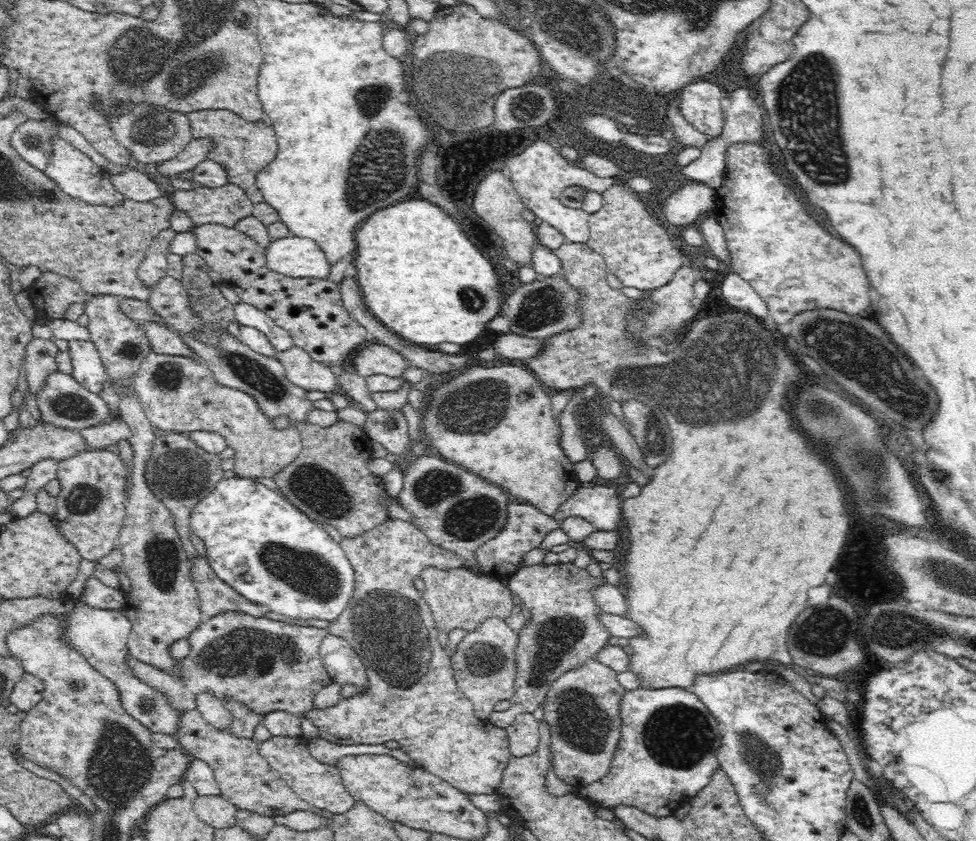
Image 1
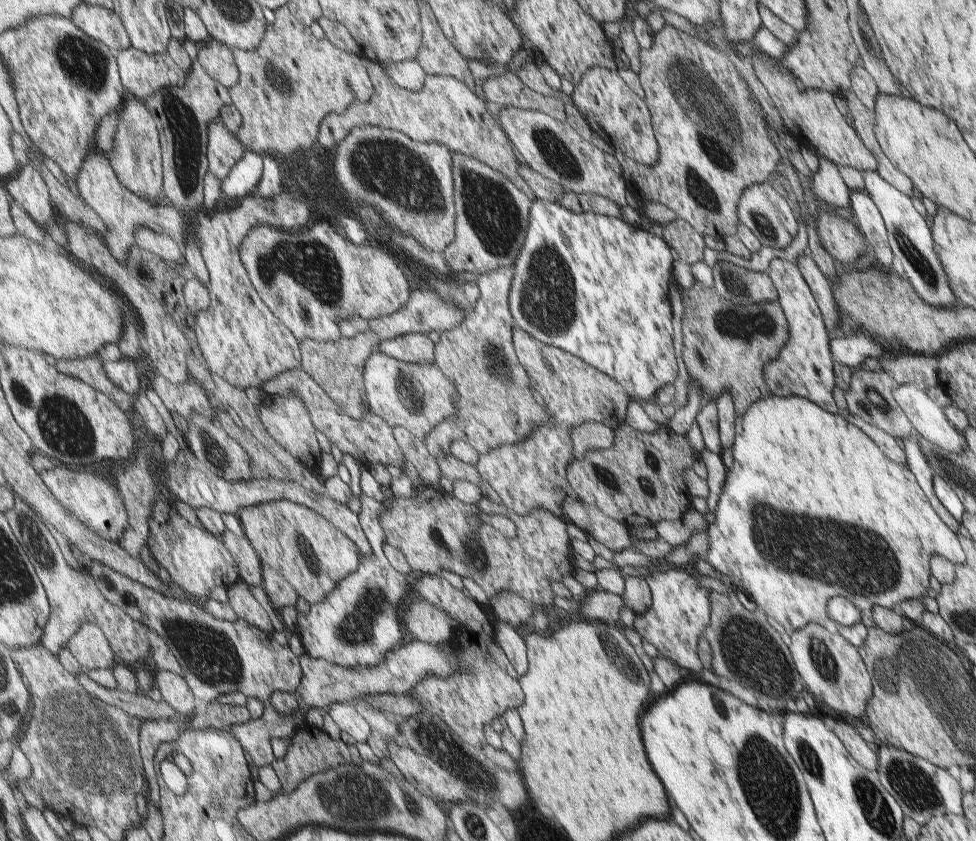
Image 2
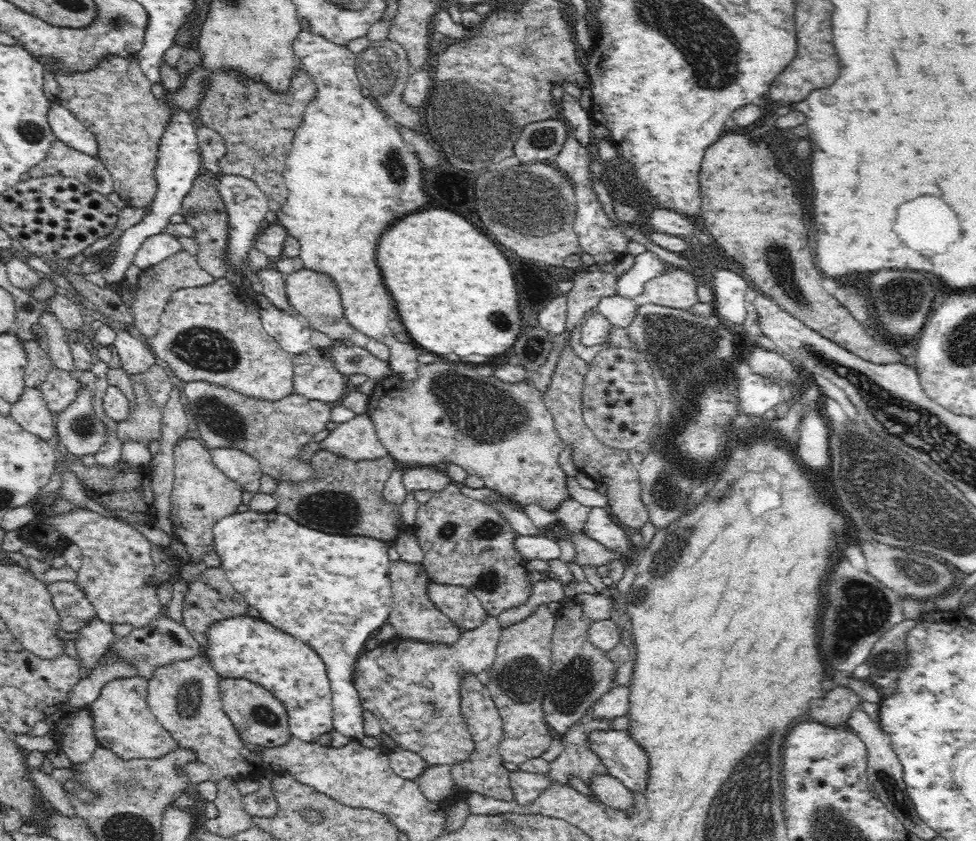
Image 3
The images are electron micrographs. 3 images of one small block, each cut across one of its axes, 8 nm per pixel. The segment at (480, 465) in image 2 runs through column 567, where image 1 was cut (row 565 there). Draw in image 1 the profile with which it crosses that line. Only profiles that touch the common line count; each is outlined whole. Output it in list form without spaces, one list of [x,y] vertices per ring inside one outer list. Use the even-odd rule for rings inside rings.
[[[510,502],[505,530],[502,530],[496,539],[486,542],[485,546],[477,553],[479,564],[485,570],[484,574],[500,579],[512,576],[523,564],[524,556],[538,549],[544,538],[557,529],[561,529],[558,521],[543,514],[538,508],[526,503]],[[391,519],[384,525],[377,527],[376,529],[366,532],[361,536],[355,538],[344,539],[340,545],[346,554],[346,557],[350,560],[352,567],[355,571],[355,589],[353,597],[346,607],[346,610],[338,616],[337,620],[331,624],[328,628],[328,632],[333,636],[339,638],[345,638],[356,652],[360,654],[360,658],[364,665],[366,665],[367,678],[370,678],[370,684],[367,685],[366,690],[360,690],[360,696],[354,697],[349,701],[343,701],[341,699],[334,708],[308,709],[304,714],[304,717],[312,718],[319,729],[319,736],[324,740],[333,742],[334,744],[352,745],[352,744],[388,744],[388,742],[396,742],[400,748],[416,761],[422,770],[427,771],[442,780],[445,780],[448,784],[454,785],[454,788],[461,790],[466,794],[492,794],[496,795],[496,788],[498,784],[504,780],[505,771],[512,758],[513,754],[510,752],[508,746],[508,737],[504,728],[498,728],[492,722],[484,722],[480,720],[474,712],[474,704],[470,702],[470,699],[466,698],[462,691],[458,687],[454,687],[454,667],[450,666],[450,650],[442,647],[439,643],[439,633],[437,624],[435,623],[434,613],[427,606],[422,597],[416,592],[416,586],[414,580],[421,576],[421,573],[428,567],[440,568],[442,570],[448,570],[450,568],[464,568],[464,559],[455,556],[454,554],[440,549],[440,547],[432,544],[428,538],[420,531],[417,530],[411,523]]]

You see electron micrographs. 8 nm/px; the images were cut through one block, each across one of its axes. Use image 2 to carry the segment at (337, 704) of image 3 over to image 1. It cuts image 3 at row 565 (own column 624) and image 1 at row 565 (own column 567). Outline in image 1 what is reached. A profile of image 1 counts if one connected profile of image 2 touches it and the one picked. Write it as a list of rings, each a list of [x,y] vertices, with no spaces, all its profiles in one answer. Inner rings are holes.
[[[234,477],[220,480],[216,488],[212,489],[212,492],[204,497],[191,511],[190,525],[192,533],[204,541],[206,551],[208,551],[208,554],[206,554],[207,563],[210,564],[212,571],[218,575],[218,578],[222,579],[228,586],[231,586],[238,594],[241,594],[252,604],[259,604],[267,608],[270,612],[275,612],[276,614],[281,614],[282,616],[286,616],[286,618],[293,618],[294,620],[323,620],[332,624],[346,610],[353,597],[355,571],[340,543],[334,541],[334,538],[328,534],[322,524],[311,520],[304,512],[294,507],[282,495],[274,492],[274,490],[266,488],[262,484],[256,484],[253,478]]]

